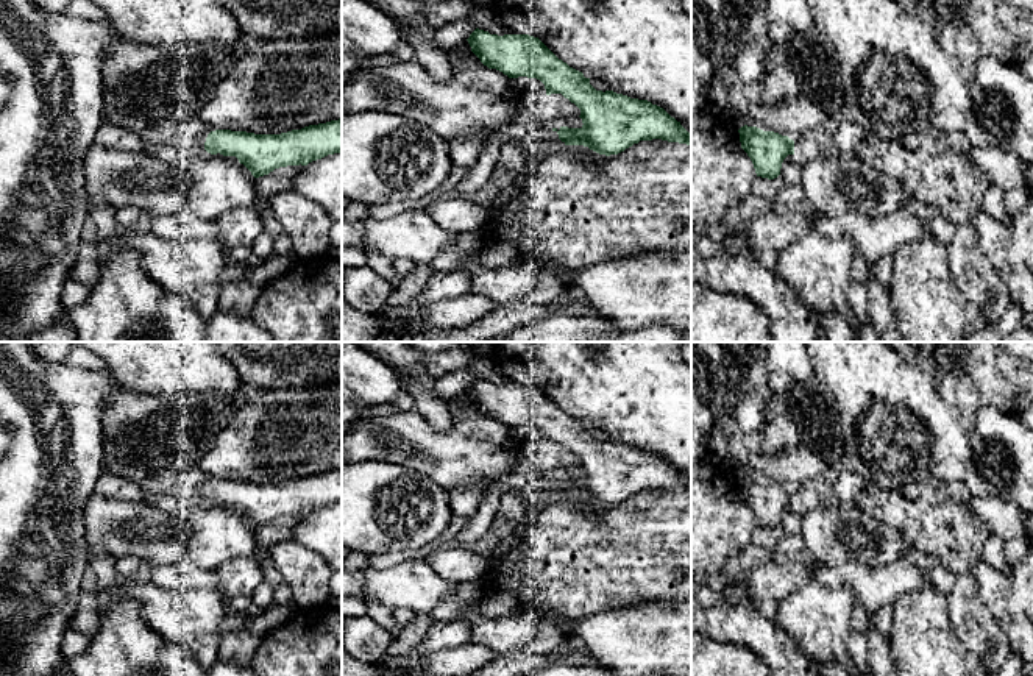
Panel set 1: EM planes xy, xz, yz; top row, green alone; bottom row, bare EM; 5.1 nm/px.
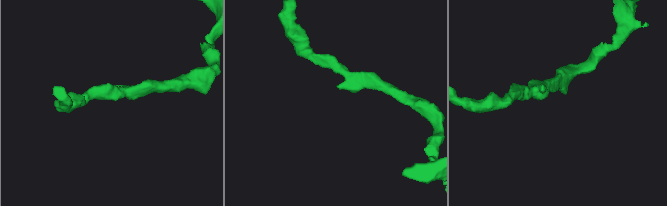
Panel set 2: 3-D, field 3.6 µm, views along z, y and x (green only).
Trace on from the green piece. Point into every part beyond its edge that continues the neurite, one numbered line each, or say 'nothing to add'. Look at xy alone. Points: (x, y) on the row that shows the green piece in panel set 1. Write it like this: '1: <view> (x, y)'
1: xy (203, 135)

